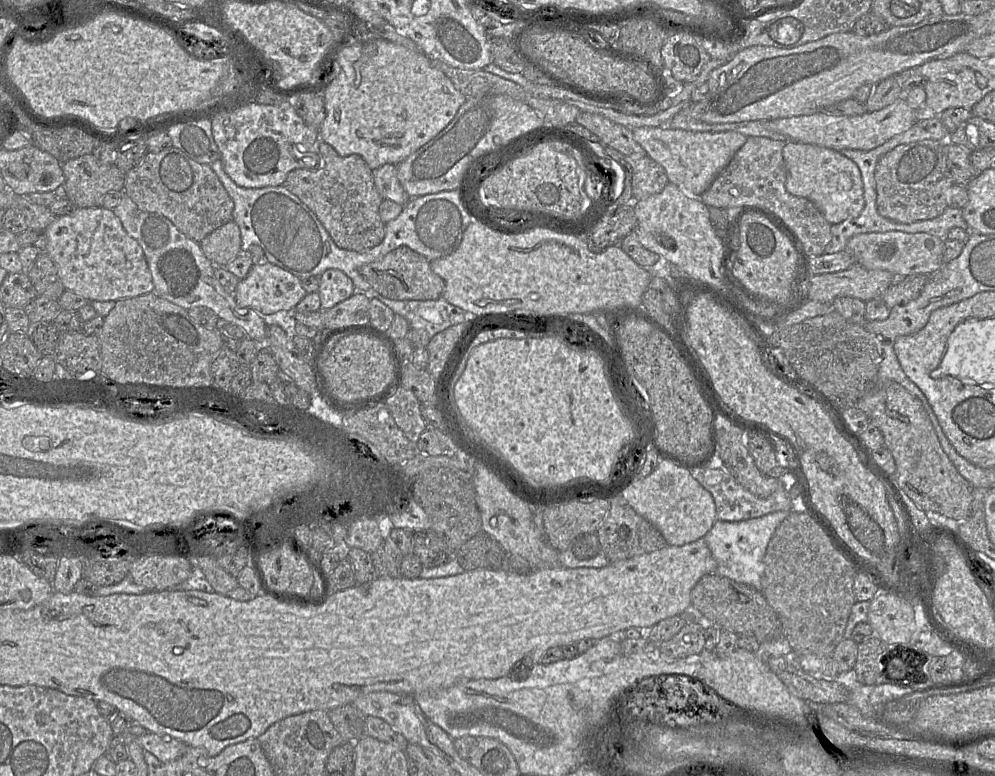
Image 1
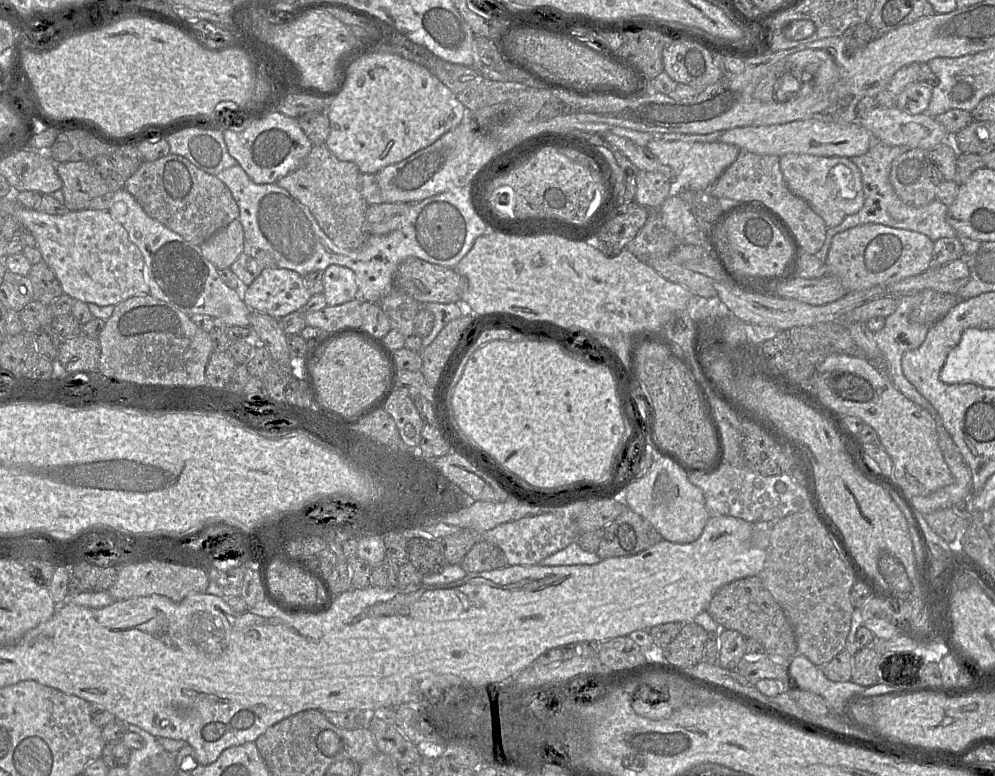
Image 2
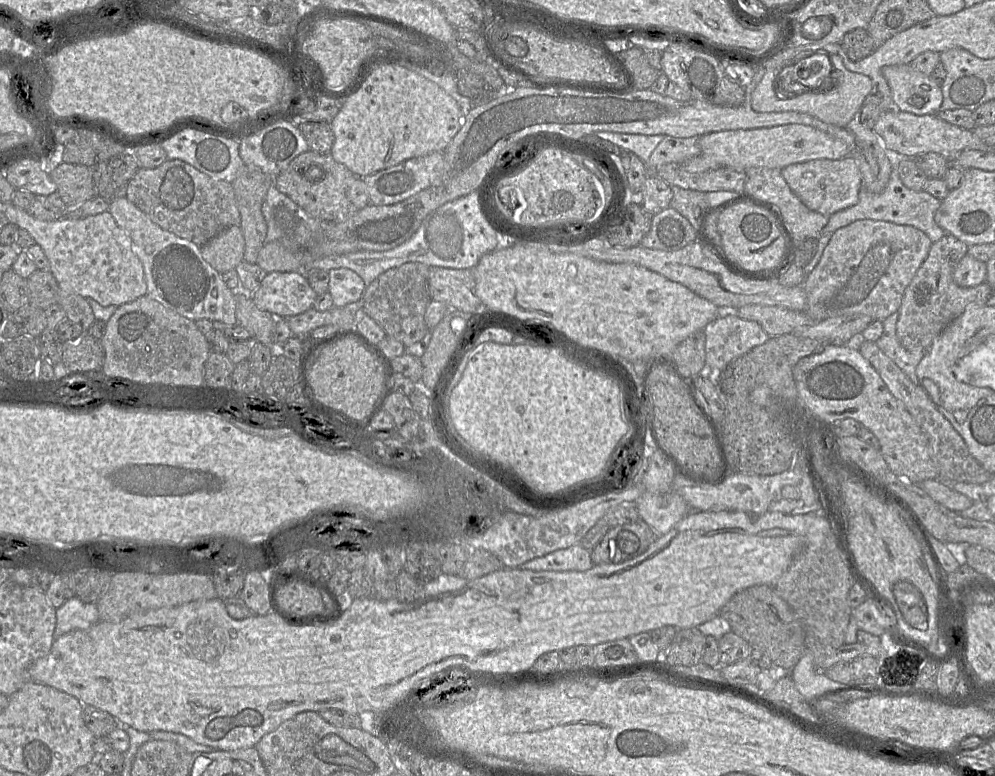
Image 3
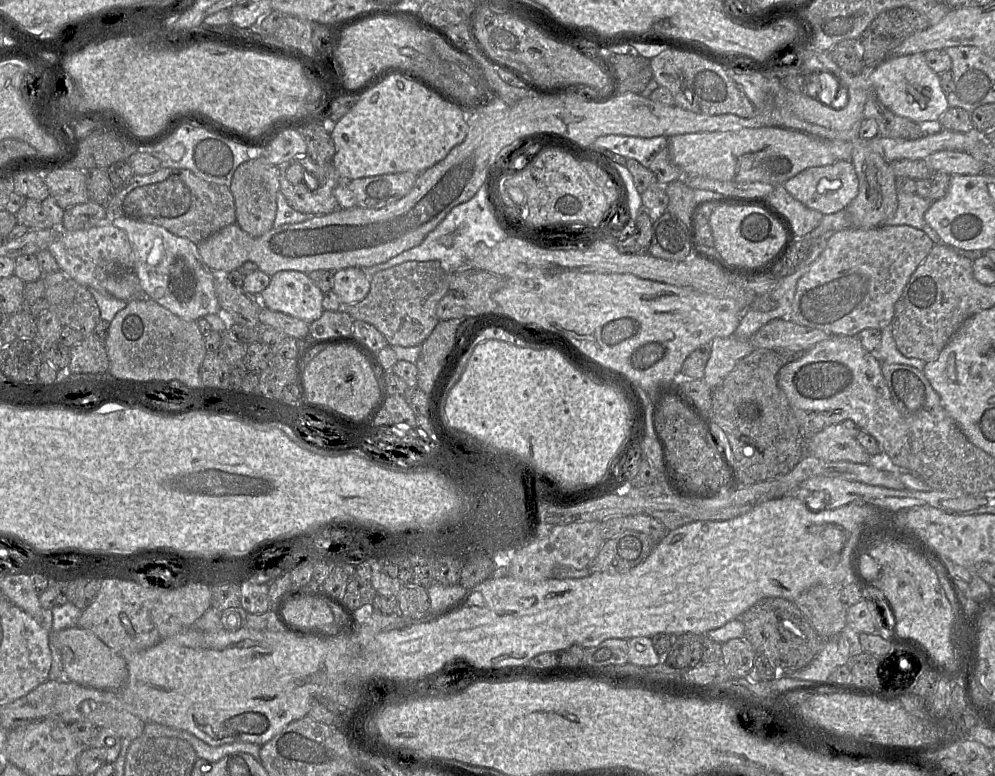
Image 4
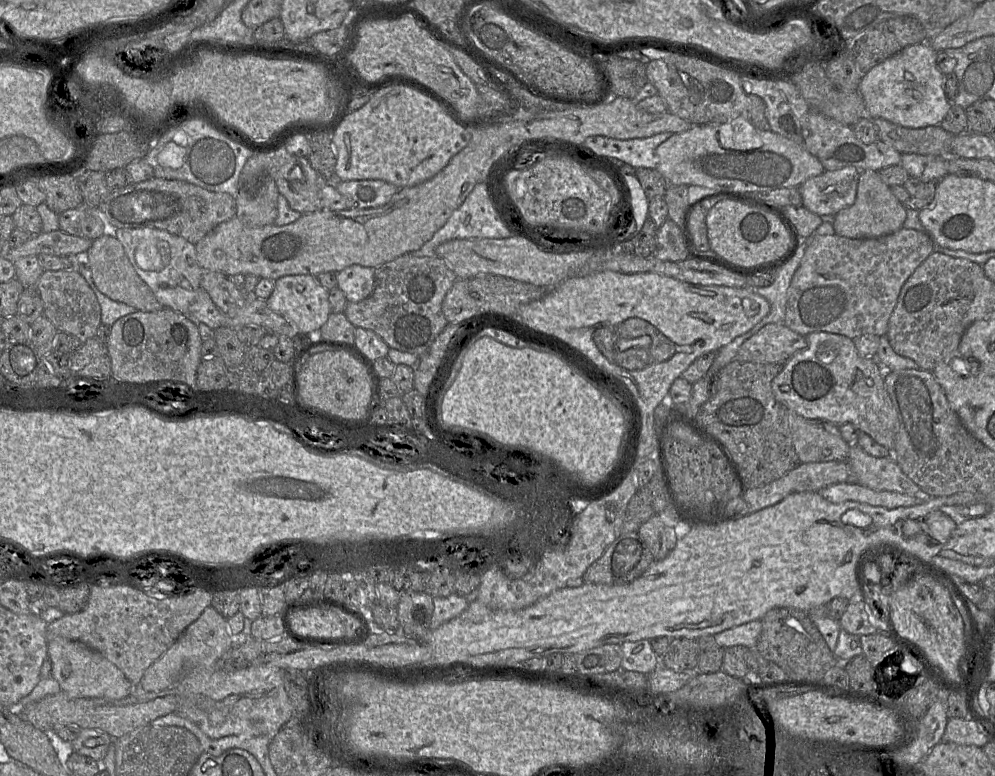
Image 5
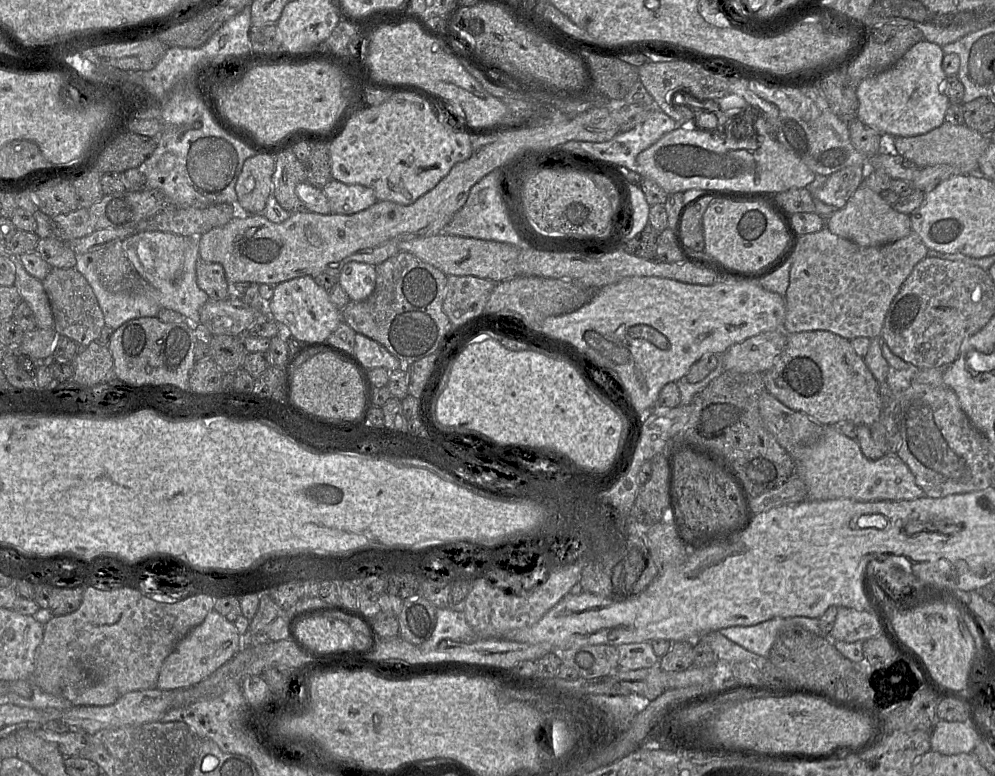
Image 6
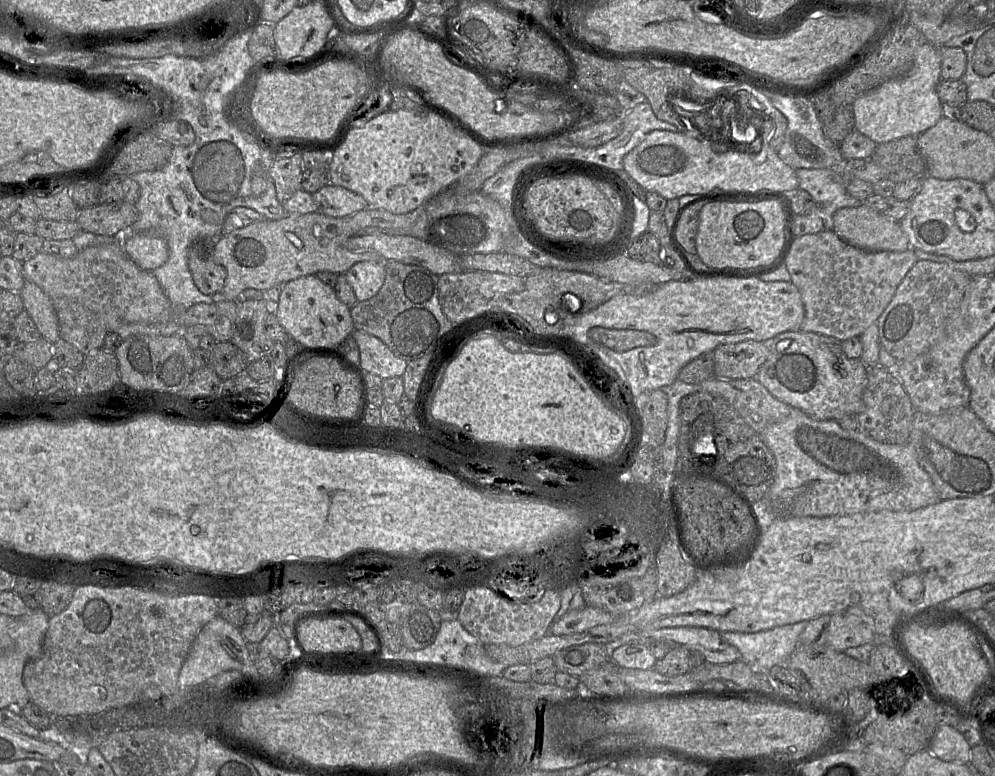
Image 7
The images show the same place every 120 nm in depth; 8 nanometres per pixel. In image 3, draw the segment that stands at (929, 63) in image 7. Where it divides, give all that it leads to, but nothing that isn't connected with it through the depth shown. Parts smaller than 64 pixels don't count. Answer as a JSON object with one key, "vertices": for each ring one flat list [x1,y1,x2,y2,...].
{"vertices":[[910,64,884,66,881,73,891,89,893,102,901,111,915,115,938,114,943,101,942,89,929,75,914,70]]}

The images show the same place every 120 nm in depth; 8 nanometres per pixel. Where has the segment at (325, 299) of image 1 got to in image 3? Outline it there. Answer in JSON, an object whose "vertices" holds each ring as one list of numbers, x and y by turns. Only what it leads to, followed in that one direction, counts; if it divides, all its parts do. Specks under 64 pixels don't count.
{"vertices":[[336,268,328,271,330,293,334,307,344,307,359,302,366,288,362,278,348,268]]}

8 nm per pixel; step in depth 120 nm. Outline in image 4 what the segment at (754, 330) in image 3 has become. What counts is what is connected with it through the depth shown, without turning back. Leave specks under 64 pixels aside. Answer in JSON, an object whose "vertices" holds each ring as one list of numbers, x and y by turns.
{"vertices":[[733,335,714,338,711,341,711,355,704,370,703,380,711,388,718,386,735,365,754,350,749,340,739,340]]}

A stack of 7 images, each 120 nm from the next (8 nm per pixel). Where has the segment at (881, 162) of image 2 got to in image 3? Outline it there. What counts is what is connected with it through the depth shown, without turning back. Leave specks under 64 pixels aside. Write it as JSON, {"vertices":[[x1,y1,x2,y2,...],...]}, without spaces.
{"vertices":[[885,149,885,153,892,165,892,172,886,188,881,193,872,193,861,187,858,202,849,208,830,215,827,225,821,230,819,235,833,234,839,228,862,219,881,220,899,225,913,226,923,231,933,243,947,234,934,220,934,215,940,207,941,201,926,191,913,191,907,188,900,180,898,165,907,156,887,149]]}

